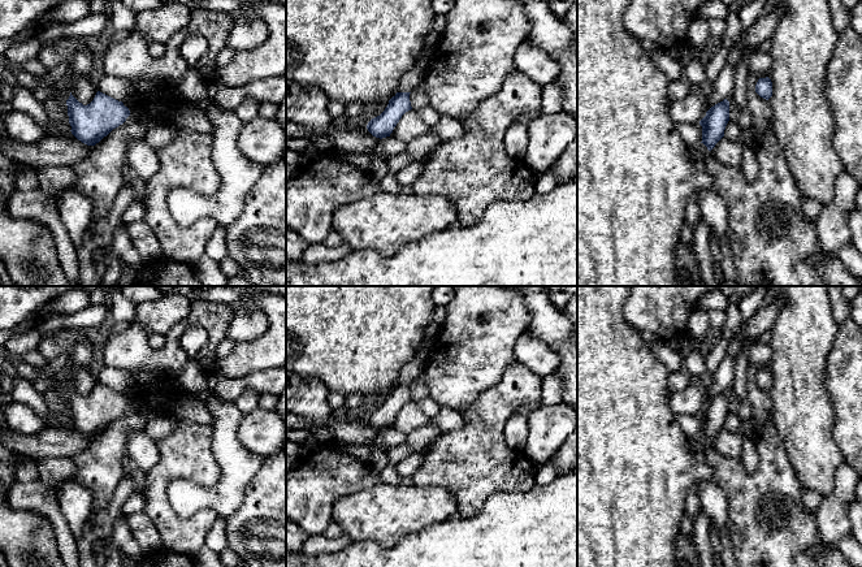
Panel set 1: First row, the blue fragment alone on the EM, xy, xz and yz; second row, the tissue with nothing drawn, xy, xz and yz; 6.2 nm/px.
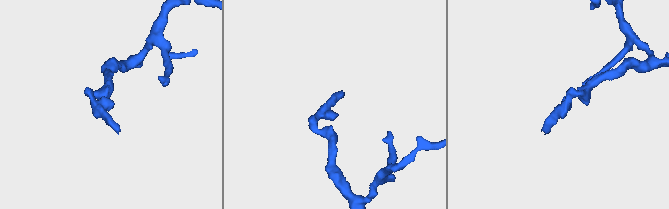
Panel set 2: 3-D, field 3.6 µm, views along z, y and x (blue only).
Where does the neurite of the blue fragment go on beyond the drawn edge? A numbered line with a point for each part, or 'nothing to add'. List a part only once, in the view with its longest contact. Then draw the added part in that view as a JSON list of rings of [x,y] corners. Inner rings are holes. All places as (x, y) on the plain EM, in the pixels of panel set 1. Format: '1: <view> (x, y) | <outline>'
nothing to add

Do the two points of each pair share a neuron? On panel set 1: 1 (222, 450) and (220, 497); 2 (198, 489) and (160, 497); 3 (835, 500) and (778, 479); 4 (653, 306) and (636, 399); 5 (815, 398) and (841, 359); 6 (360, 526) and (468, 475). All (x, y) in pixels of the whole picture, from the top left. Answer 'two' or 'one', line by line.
1: one
2: two
3: two
4: two
5: two
6: two

